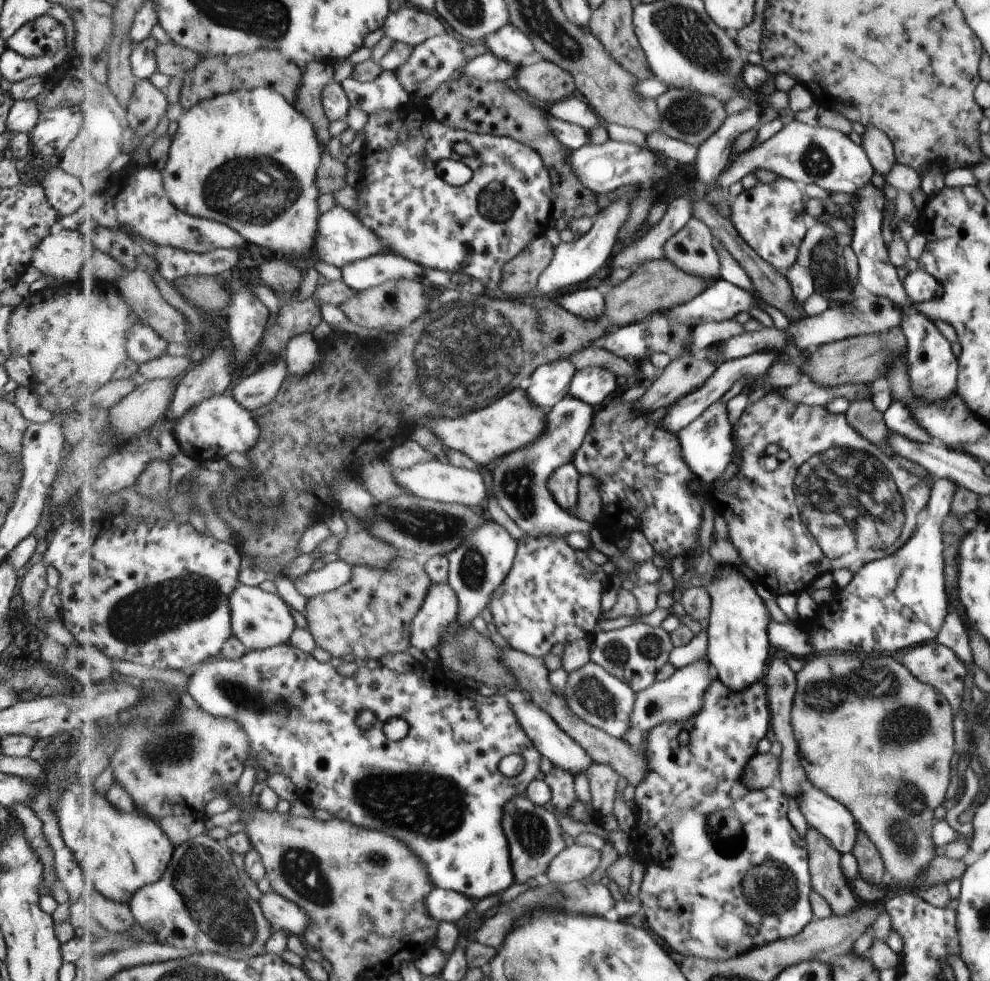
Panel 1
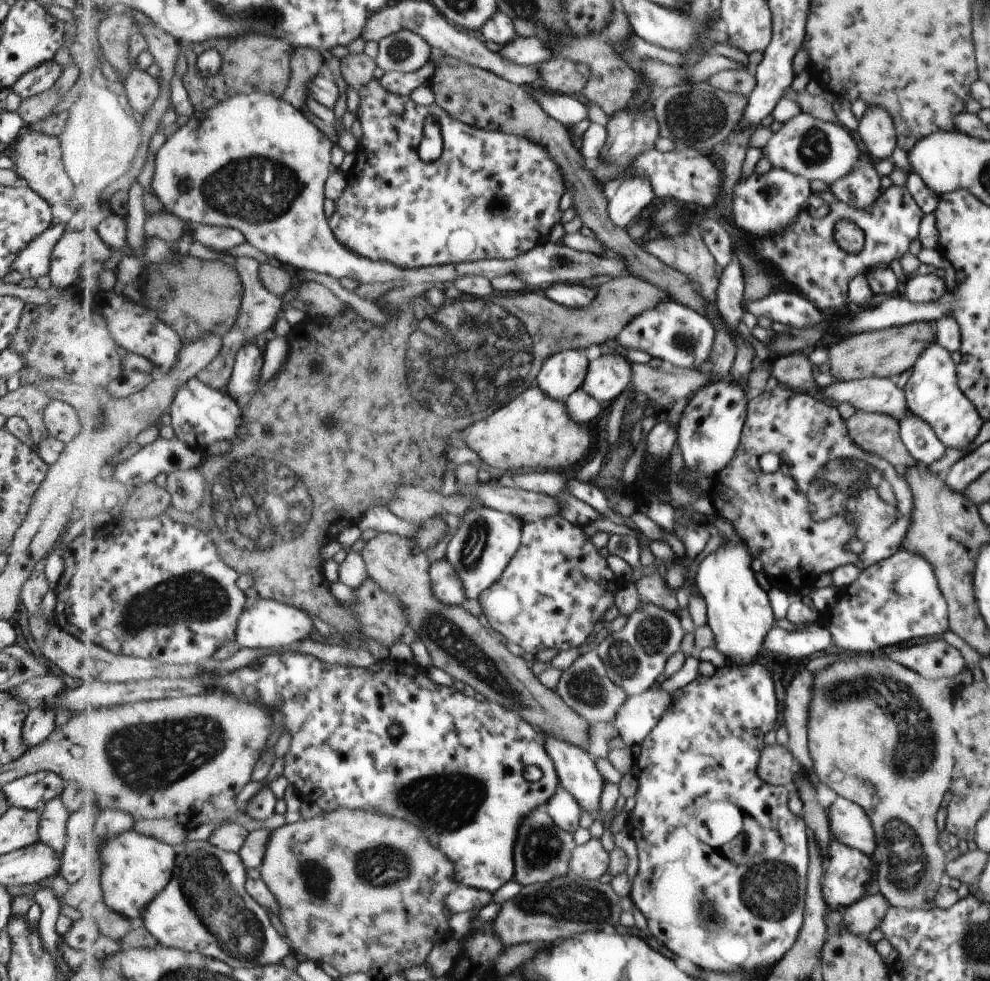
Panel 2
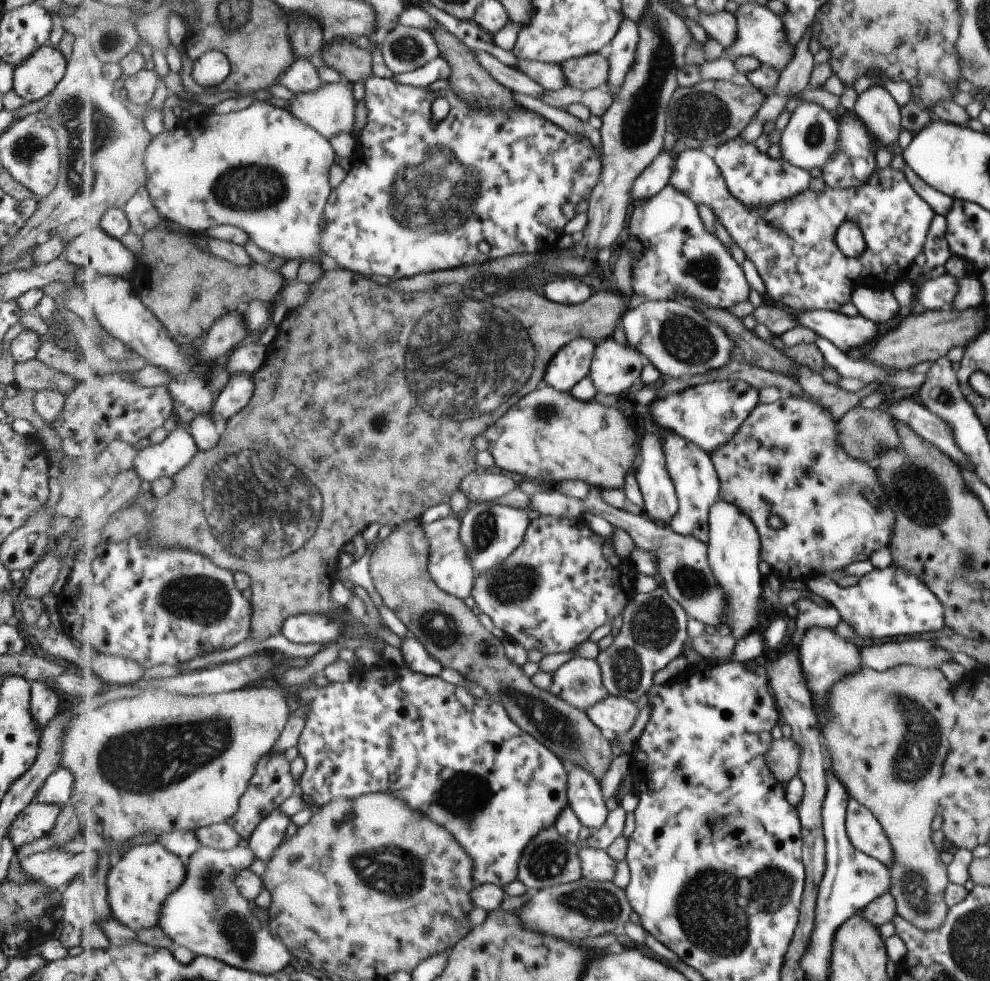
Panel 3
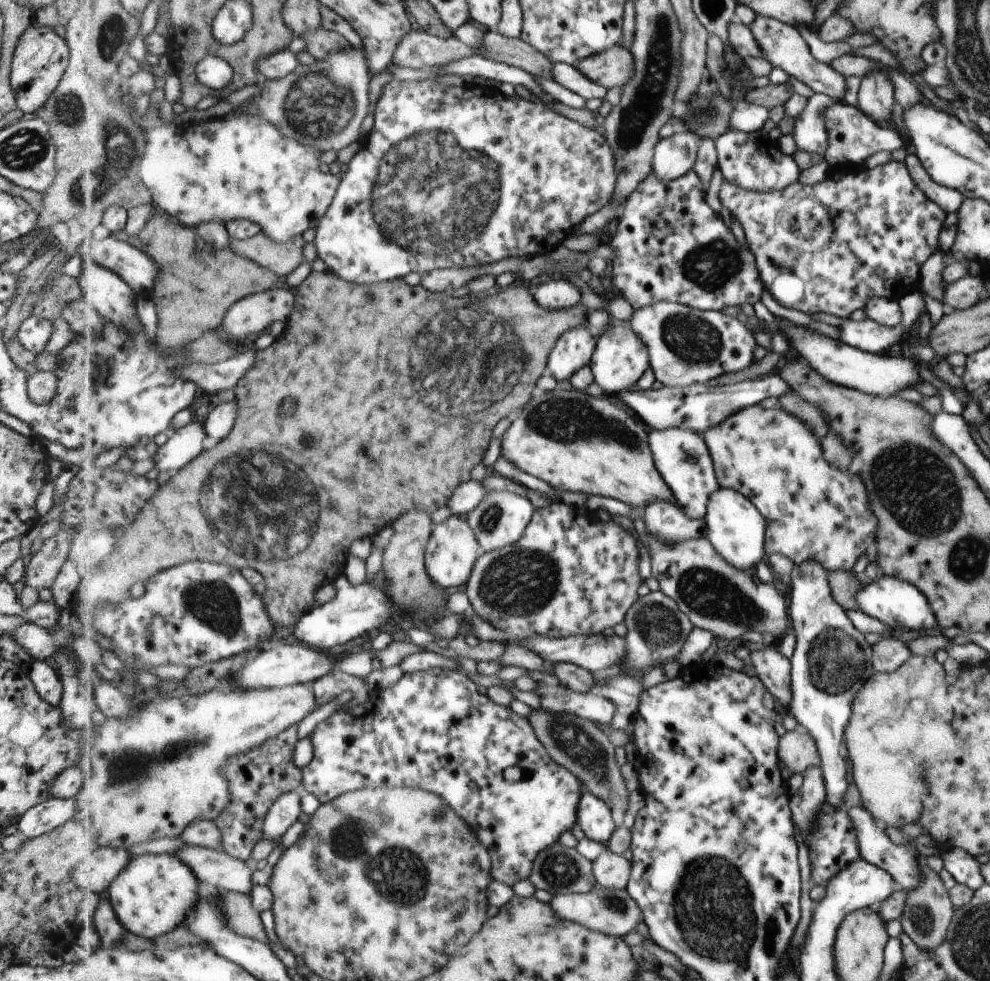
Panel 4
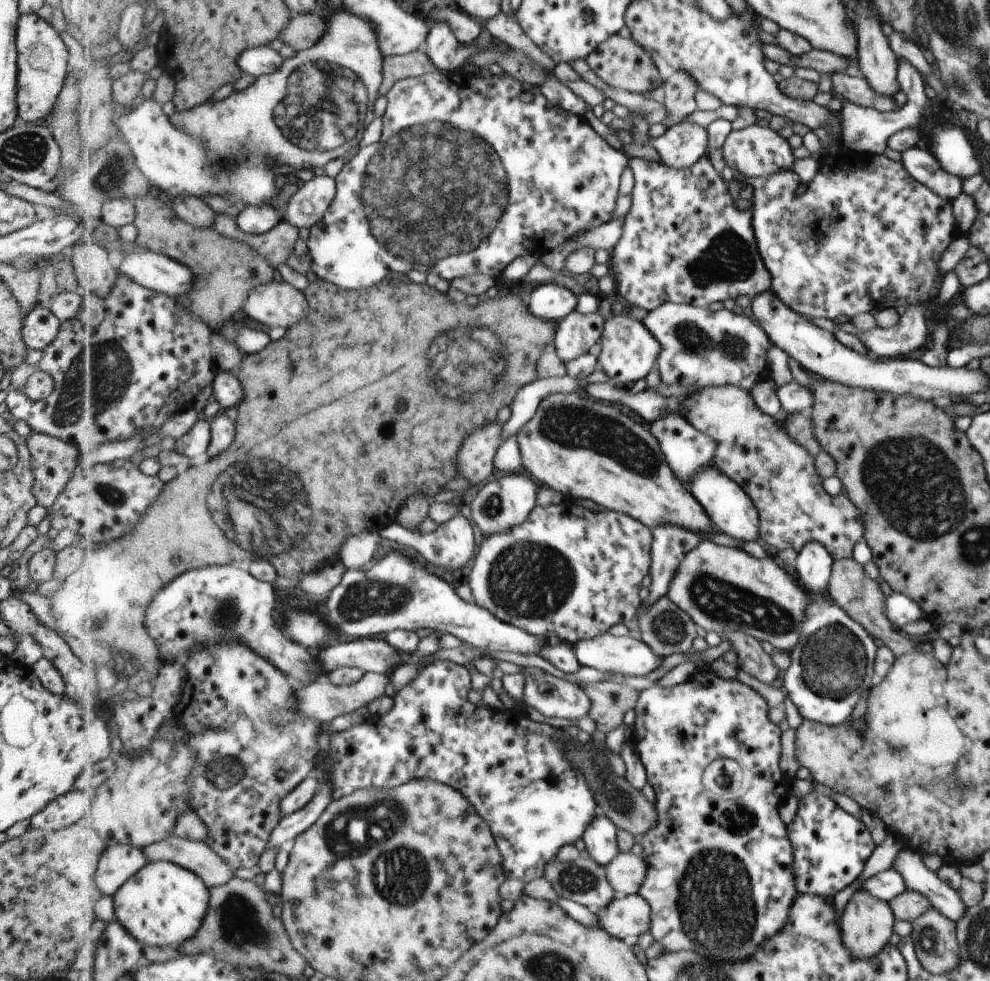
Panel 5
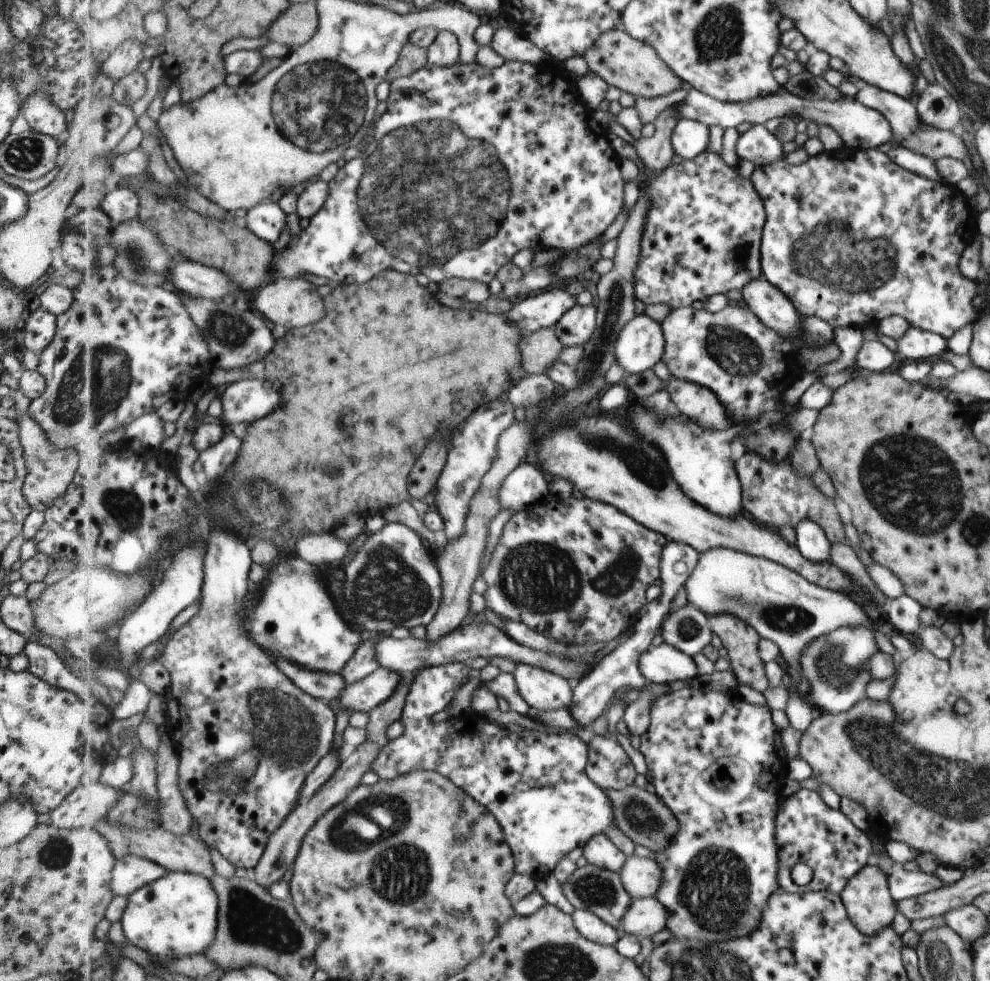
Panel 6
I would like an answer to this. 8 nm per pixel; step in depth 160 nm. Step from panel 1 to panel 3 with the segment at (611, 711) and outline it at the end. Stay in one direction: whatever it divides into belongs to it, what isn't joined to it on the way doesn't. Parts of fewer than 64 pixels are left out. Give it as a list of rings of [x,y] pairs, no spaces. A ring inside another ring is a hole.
[[[573,657],[553,675],[549,691],[575,708],[587,711],[611,695],[604,685],[602,668],[595,659]]]

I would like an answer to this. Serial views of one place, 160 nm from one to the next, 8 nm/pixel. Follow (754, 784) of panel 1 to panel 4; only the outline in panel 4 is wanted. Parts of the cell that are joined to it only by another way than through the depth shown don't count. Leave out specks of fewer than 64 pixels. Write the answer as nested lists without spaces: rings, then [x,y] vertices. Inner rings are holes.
[[[802,727],[786,731],[779,741],[778,757],[780,763],[793,773],[802,773],[805,769],[819,767],[821,759],[814,737]]]

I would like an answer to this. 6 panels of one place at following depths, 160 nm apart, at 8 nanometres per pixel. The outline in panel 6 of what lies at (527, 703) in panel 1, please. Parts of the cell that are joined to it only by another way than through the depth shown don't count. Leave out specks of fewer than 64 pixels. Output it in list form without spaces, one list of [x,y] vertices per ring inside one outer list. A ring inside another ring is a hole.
[[[605,833],[595,835],[586,844],[583,848],[583,856],[591,865],[618,873],[629,860],[629,857],[620,848],[617,848]]]

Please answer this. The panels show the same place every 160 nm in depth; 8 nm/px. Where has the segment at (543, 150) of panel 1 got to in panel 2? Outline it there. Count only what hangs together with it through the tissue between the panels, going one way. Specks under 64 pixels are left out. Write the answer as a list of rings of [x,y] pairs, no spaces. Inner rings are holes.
[[[444,54],[429,86],[439,103],[456,119],[474,127],[490,131],[506,131],[529,137],[532,141],[546,146],[554,161],[561,167],[567,188],[573,188],[573,204],[577,215],[610,250],[619,253],[628,264],[627,274],[635,275],[655,286],[661,287],[671,298],[699,311],[706,312],[706,298],[693,286],[692,280],[680,270],[665,264],[656,256],[645,251],[640,241],[631,238],[625,228],[617,226],[608,211],[608,189],[599,183],[592,171],[585,169],[585,159],[579,151],[579,145],[569,136],[569,129],[555,120],[531,96],[525,86],[515,84],[490,70],[466,63],[460,58]]]

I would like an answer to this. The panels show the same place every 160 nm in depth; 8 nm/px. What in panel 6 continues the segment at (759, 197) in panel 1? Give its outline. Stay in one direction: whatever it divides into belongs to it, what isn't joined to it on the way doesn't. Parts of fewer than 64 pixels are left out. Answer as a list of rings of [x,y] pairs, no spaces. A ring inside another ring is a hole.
[[[752,125],[740,135],[736,152],[739,159],[748,160],[759,167],[784,159],[785,156],[781,150],[781,142],[764,125]]]

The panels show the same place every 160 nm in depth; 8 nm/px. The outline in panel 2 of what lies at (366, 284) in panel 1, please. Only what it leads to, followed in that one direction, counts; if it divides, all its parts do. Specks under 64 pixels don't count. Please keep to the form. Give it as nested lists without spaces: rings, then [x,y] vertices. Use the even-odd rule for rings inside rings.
[[[255,91],[239,93],[215,105],[207,112],[193,112],[189,120],[175,131],[155,155],[153,180],[150,186],[162,200],[165,209],[195,225],[233,227],[243,231],[248,242],[267,257],[294,270],[313,270],[337,279],[351,278],[360,284],[399,281],[431,282],[435,286],[451,288],[464,276],[481,275],[489,280],[515,275],[529,288],[548,288],[557,283],[578,283],[597,274],[619,277],[627,273],[623,258],[611,259],[580,252],[569,246],[545,243],[514,259],[483,259],[463,264],[404,269],[387,261],[372,261],[355,254],[339,242],[325,216],[325,182],[332,173],[331,150],[333,142],[301,112],[283,98]]]

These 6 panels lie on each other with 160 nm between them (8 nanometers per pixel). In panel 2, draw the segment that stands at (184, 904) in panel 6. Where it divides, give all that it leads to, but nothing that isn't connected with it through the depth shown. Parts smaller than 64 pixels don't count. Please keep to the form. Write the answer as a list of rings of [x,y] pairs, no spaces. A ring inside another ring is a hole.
[[[131,829],[108,841],[99,851],[97,869],[102,872],[104,901],[129,920],[141,919],[146,908],[174,879],[179,849]]]

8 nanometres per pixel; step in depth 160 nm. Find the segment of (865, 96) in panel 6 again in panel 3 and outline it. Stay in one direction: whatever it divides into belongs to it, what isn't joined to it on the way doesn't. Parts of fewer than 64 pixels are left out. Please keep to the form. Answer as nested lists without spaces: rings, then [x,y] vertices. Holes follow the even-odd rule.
[[[745,3],[740,5],[735,13],[738,20],[738,37],[735,44],[730,49],[726,49],[724,58],[735,58],[736,56],[754,56],[760,64],[770,66],[781,72],[790,64],[794,55],[794,46],[787,38],[786,27],[783,26],[782,19],[773,14],[765,6]]]

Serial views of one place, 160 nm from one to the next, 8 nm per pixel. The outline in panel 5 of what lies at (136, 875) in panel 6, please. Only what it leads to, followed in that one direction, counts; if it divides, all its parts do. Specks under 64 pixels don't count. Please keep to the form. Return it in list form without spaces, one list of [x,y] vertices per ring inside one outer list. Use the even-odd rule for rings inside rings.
[[[139,846],[108,847],[100,858],[96,874],[99,888],[105,895],[116,895],[122,886],[148,865],[149,860]]]

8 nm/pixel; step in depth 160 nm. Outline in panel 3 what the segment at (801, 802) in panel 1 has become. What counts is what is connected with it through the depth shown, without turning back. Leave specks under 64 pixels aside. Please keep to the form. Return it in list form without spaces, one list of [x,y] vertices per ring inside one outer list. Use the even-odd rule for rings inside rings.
[[[849,798],[847,801],[845,829],[851,844],[858,851],[878,859],[886,867],[892,863],[893,851],[883,827],[875,820],[871,811],[855,799]]]

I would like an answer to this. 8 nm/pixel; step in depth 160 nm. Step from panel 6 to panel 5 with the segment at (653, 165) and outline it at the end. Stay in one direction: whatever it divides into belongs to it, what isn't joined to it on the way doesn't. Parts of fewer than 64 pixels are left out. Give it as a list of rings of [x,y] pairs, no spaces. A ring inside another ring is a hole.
[[[675,71],[663,87],[666,94],[664,105],[668,110],[668,117],[663,124],[669,128],[685,121],[697,110],[695,92],[700,86],[688,72]]]

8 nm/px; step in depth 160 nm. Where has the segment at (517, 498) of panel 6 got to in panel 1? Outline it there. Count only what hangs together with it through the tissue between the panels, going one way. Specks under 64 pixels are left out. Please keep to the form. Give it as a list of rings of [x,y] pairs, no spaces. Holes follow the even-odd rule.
[[[488,515],[485,518],[456,549],[445,555],[448,561],[446,581],[455,590],[459,602],[459,614],[455,618],[459,629],[488,608],[495,589],[500,588],[512,569],[518,551],[518,540],[507,532],[507,528]]]

